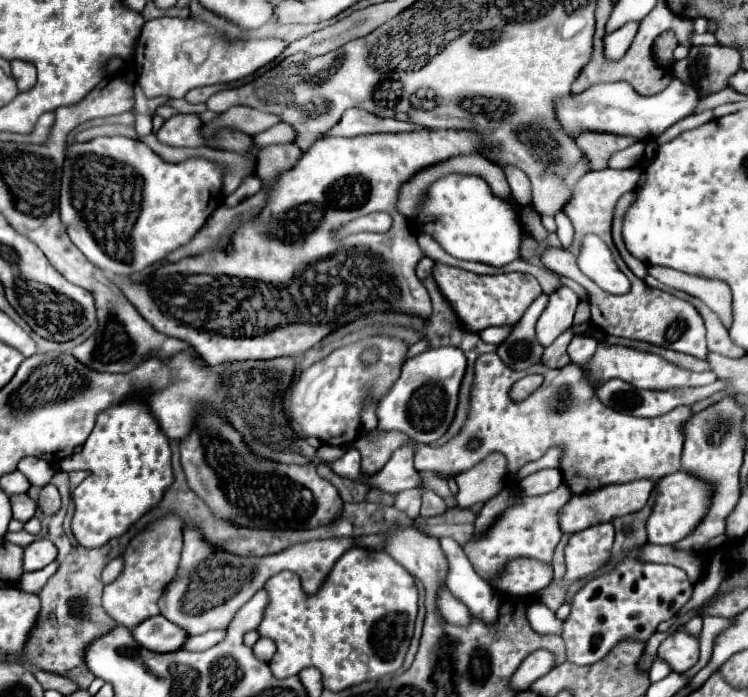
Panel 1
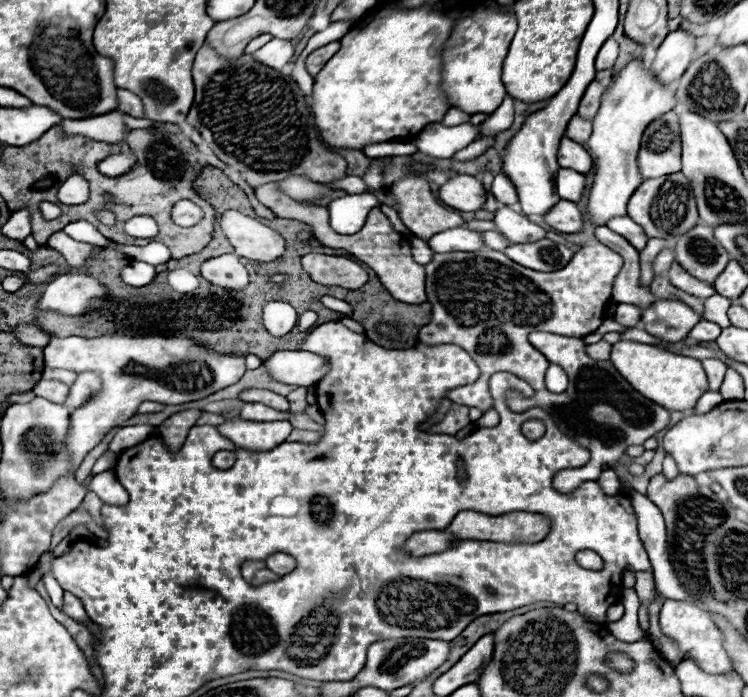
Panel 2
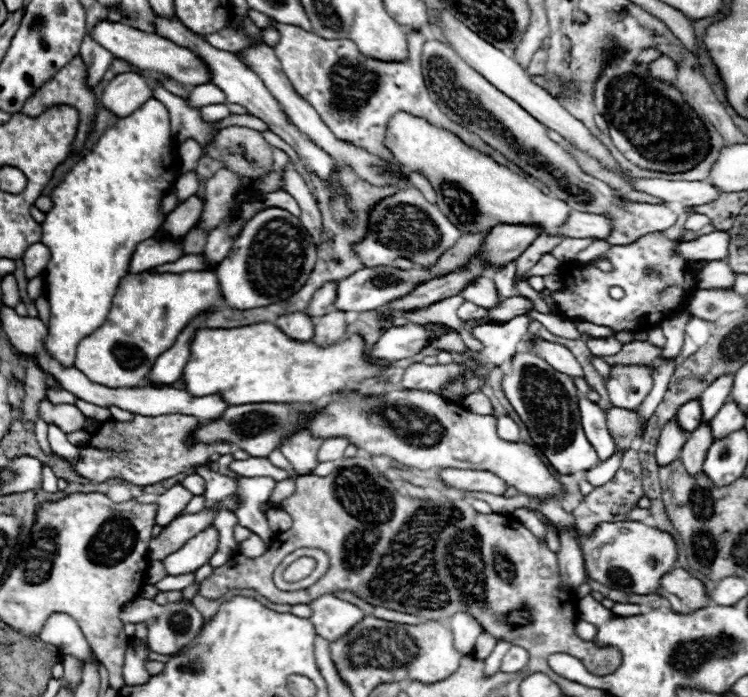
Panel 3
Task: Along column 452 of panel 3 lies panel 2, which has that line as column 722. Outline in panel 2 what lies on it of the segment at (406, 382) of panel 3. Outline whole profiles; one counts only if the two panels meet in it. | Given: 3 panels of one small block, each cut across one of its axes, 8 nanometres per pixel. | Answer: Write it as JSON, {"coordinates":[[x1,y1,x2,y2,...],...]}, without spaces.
{"coordinates":[[704,358,702,360,702,366,708,374,708,384,710,384,710,390,718,390,720,384,722,384,722,378,724,378,724,372,726,372,726,364,718,358]]}

